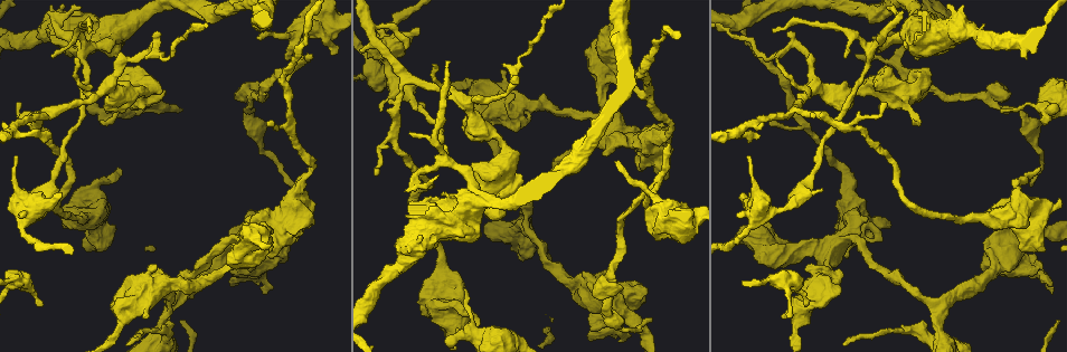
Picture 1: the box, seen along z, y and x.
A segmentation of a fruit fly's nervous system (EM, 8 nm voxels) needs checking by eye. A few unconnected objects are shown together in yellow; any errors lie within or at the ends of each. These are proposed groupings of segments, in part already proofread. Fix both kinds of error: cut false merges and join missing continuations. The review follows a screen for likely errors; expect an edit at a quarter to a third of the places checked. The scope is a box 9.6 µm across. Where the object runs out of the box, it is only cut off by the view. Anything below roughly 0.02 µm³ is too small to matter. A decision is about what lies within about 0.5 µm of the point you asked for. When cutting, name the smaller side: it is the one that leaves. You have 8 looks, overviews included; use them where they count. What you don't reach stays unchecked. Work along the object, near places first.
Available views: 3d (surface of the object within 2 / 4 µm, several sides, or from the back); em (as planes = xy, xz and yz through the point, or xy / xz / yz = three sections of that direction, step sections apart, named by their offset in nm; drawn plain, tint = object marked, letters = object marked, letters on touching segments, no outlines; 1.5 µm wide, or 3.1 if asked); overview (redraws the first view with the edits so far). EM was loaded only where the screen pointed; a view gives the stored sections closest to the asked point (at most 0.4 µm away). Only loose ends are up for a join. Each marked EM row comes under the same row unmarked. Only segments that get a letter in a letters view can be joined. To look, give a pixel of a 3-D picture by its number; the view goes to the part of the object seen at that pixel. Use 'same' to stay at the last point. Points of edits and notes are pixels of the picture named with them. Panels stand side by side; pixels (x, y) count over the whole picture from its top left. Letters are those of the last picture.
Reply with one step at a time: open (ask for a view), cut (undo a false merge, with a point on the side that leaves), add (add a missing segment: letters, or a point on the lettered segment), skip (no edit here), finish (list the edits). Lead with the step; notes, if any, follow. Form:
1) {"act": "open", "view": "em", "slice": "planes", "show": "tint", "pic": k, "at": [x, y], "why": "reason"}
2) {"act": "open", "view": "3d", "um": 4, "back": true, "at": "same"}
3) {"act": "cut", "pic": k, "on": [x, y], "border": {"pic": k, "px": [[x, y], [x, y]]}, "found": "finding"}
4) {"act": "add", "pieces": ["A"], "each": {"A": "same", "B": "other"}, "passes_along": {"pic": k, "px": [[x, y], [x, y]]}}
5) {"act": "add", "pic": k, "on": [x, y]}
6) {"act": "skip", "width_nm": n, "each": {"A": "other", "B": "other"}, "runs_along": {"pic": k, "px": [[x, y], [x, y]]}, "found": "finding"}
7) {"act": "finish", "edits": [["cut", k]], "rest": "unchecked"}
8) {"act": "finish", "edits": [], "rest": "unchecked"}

{"act": "open", "view": "em", "slice": "planes", "show": "letters", "pic": 1, "at": [650, 319], "why": "end of a long branch"}

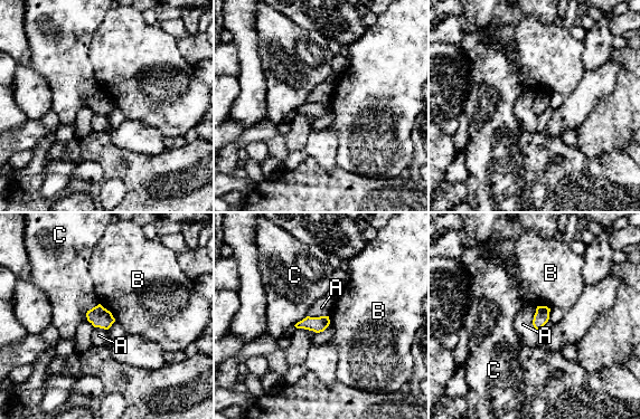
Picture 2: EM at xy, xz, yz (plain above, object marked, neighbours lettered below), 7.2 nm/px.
{"act": "skip", "longest_contact_nm": ["A", 170], "each": {"A": "other", "B": "other", "C": "other"}, "border": {"pic": 2, "px": [[537, 307], [533, 320], [536, 330]]}, "found": "none of them fits"}

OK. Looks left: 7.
{"act": "open", "view": "3d", "um": 4, "pic": 1, "at": [458, 328], "why": "thick end"}

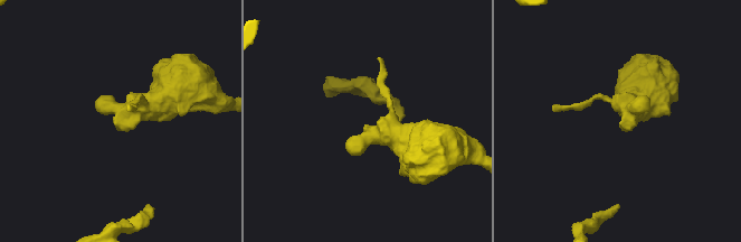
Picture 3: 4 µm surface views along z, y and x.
{"act": "open", "view": "em", "slice": "xy", "step": 4, "show": "tint", "pic": 3, "at": [621, 124], "why": "now the EM"}

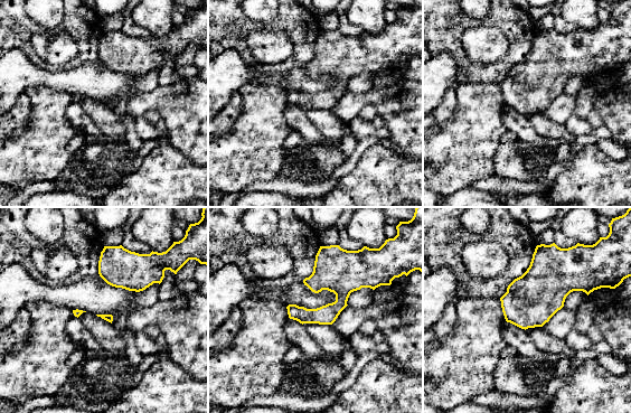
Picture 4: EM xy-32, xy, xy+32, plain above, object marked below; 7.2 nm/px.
{"act": "open", "view": "em", "slice": "yz", "step": 8, "show": "letters", "at": "same", "why": "another direction"}

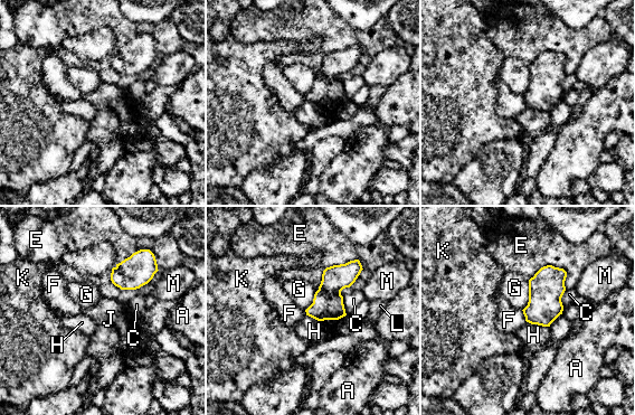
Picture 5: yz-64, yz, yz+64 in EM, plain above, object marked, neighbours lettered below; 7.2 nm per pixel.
{"act": "skip", "each": {"A": "other", "C": "other", "E": "other", "F": "other", "G": "other", "H": "other", "J": "other", "K": "other", "L": "other", "M": "other"}, "border": {"pic": 5, "px": [[529, 280], [529, 301], [522, 310]]}, "found": "no lettered segment goes on from it"}

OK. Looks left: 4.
{"act": "open", "view": "3d", "um": 2, "pic": 1, "at": [1022, 114], "why": "thin neck"}

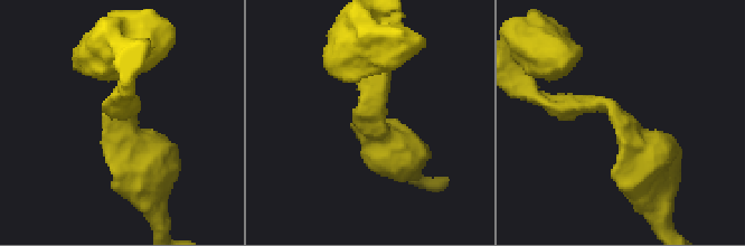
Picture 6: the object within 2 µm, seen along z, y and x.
{"act": "open", "view": "em", "slice": "planes", "show": "tint", "pic": 6, "at": [614, 113], "arm_widths_nm": [240, 300]}

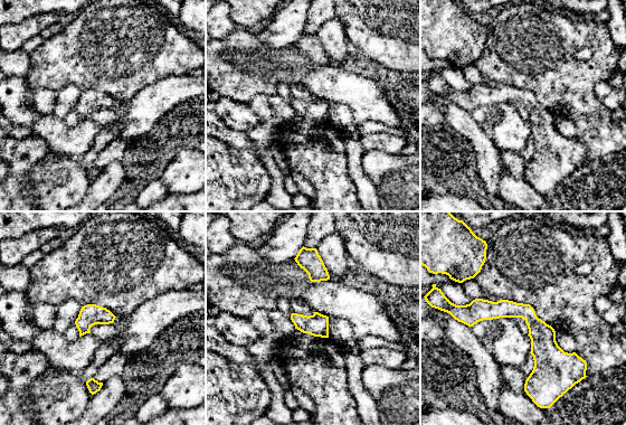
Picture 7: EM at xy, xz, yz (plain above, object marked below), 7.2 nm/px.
{"act": "open", "view": "em", "slice": "planes", "show": "letters", "at": "same", "why": "what lies round it"}

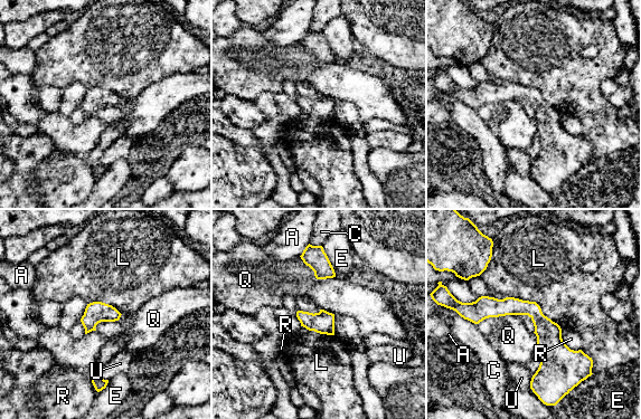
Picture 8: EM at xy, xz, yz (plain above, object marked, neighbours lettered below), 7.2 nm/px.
{"act": "skip", "longest_contact_nm": ["L", 460], "each": {"A": "other", "C": "other", "E": "other", "L": "other", "Q": "other", "R": "other", "U": "other"}, "runs_along": {"pic": 8, "px": [[467, 311], [527, 307], [569, 358], [585, 358]]}, "found": "continuous, no second neuron"}

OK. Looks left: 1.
{"act": "finish", "edits": [], "rest": "unchecked"}

